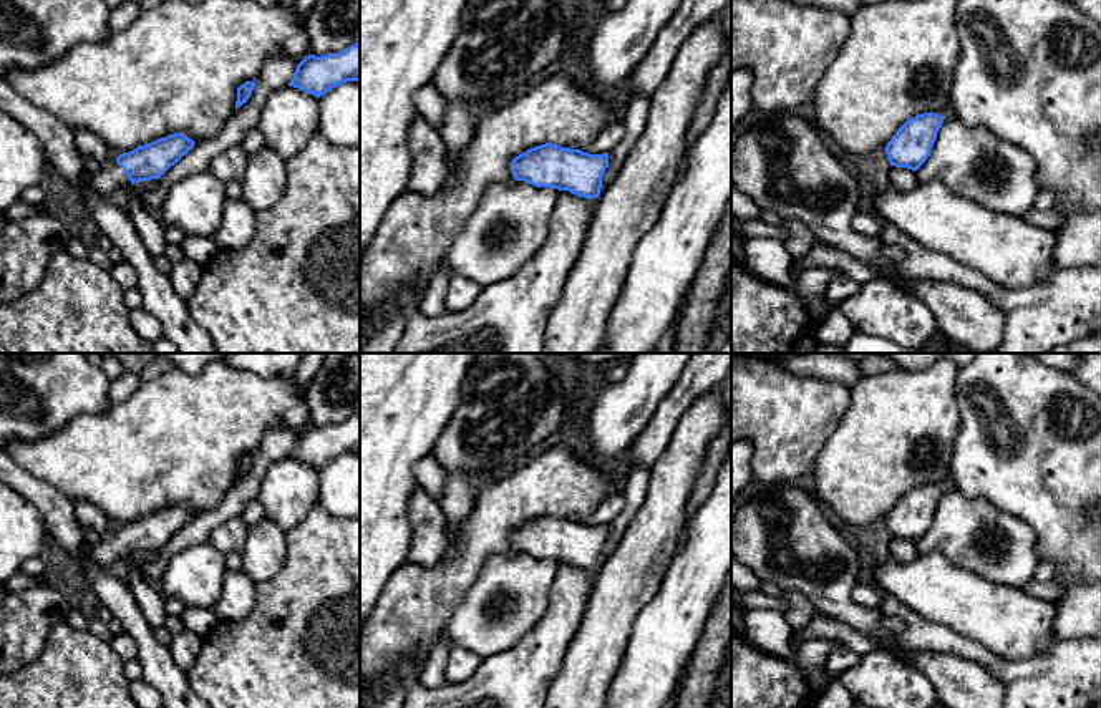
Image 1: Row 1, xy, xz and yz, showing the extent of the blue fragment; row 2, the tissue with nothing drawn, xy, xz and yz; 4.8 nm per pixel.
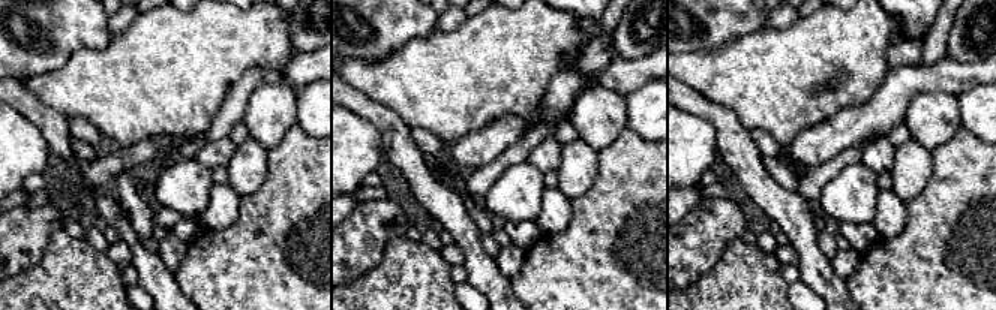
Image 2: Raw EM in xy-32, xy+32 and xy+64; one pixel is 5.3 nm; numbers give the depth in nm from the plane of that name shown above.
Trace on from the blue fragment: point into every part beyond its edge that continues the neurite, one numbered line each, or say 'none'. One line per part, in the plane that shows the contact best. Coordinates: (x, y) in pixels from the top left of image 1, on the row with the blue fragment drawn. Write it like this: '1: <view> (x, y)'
1: xy (110, 181)

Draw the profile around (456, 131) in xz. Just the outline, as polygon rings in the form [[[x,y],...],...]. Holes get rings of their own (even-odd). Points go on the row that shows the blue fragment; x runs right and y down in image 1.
[[[446,99],[446,116],[438,128],[446,149],[459,154],[473,139],[474,113],[473,106],[463,99]]]

